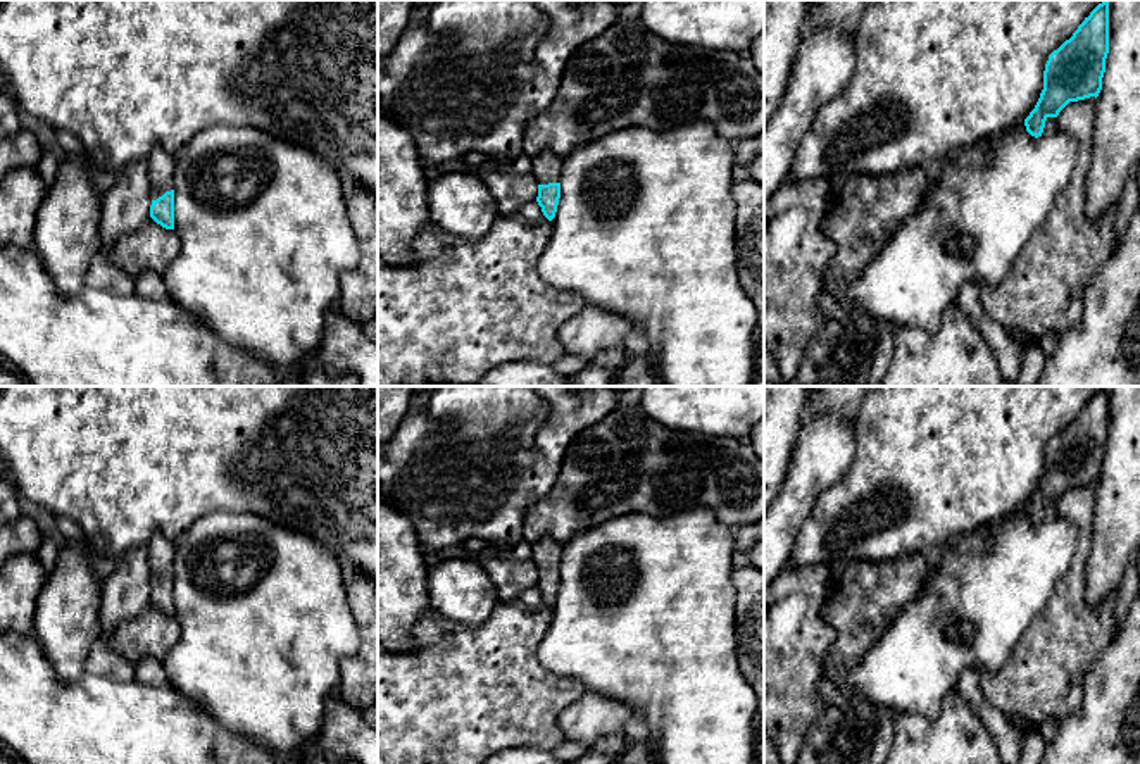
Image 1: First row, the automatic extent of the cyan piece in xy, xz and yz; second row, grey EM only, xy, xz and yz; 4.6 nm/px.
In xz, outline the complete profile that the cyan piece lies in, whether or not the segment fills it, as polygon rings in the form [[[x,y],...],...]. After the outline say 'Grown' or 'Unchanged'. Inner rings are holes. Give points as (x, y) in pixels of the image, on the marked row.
[[[542,152],[531,157],[531,172],[538,183],[536,202],[543,216],[552,221],[561,198],[561,166],[562,157]]]. Grown

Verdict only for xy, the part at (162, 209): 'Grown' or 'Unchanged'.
Grown

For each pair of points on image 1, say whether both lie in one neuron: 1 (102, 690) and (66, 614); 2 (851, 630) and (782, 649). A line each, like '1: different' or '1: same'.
1: different
2: different

